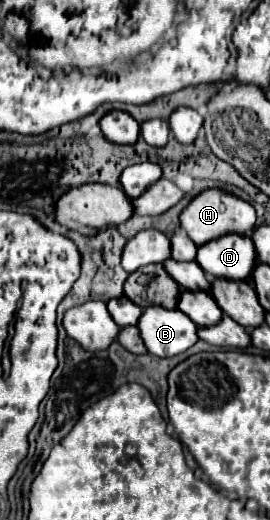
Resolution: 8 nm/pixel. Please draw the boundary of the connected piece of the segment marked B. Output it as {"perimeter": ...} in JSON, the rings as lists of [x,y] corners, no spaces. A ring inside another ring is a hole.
{"perimeter":[[[146,307],[136,327],[148,353],[156,357],[174,357],[198,341],[198,327],[178,309]]]}

